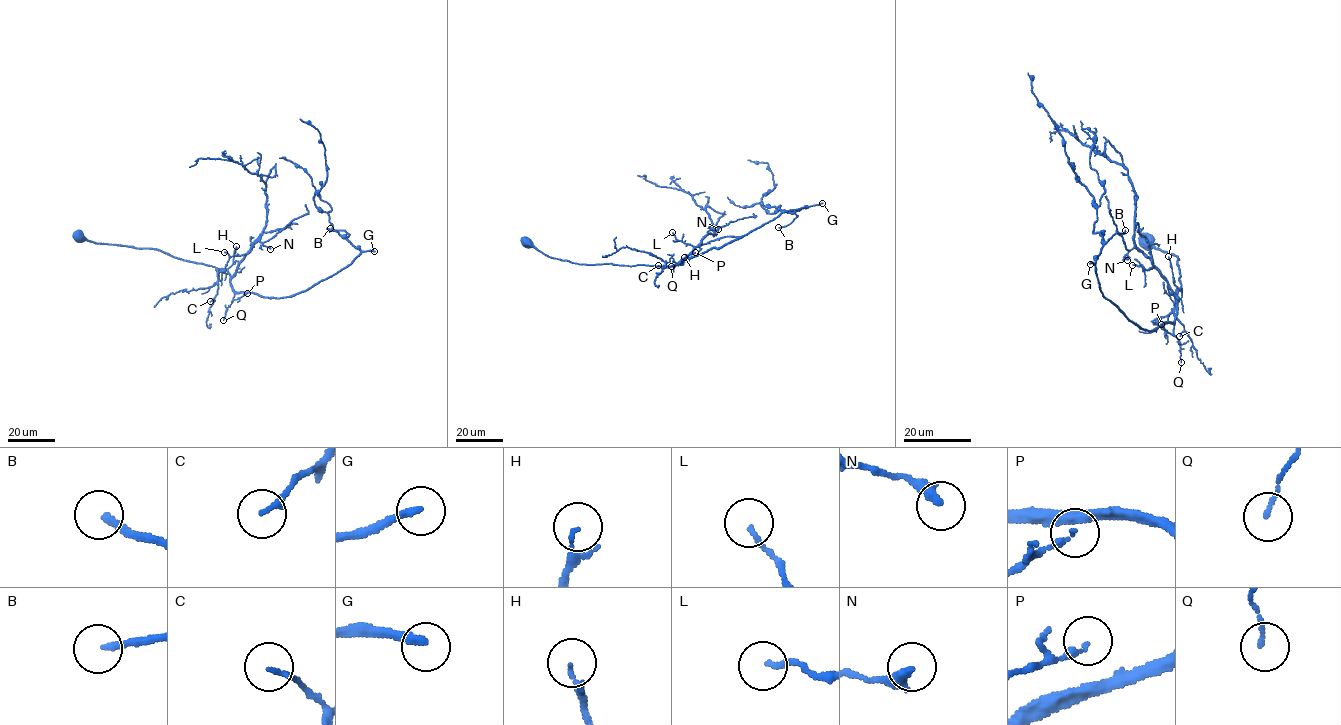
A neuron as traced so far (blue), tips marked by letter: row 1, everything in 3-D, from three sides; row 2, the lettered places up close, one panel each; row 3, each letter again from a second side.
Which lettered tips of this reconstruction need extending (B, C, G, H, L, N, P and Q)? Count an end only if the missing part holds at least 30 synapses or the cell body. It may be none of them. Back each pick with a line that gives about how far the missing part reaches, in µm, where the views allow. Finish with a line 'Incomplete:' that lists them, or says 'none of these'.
B: Missing length about 80 µm
G: Missing length about 250 µm
Incomplete: B, G

